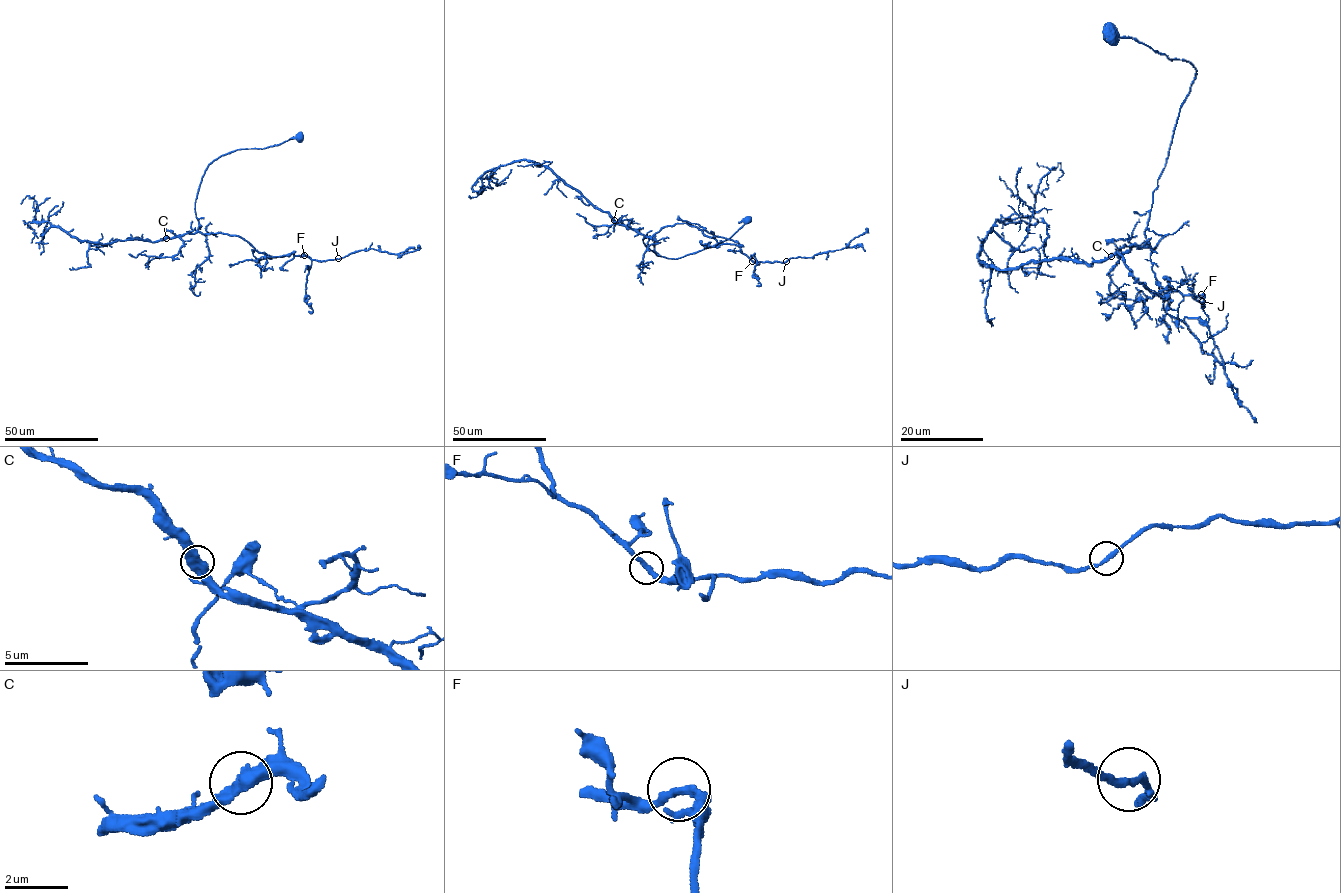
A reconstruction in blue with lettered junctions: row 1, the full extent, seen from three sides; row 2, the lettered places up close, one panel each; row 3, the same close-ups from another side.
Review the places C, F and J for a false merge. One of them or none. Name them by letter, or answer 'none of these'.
none of these

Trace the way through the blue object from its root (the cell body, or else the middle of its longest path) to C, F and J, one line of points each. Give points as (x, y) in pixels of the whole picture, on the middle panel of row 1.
C: (747, 219), (719, 244), (676, 258), (658, 256), (643, 243), (646, 235), (618, 225), (614, 220)
F: (747, 219), (719, 244), (676, 258), (643, 242), (687, 223), (752, 261)
J: (747, 219), (719, 244), (676, 258), (643, 242), (687, 223), (754, 262), (786, 261)

